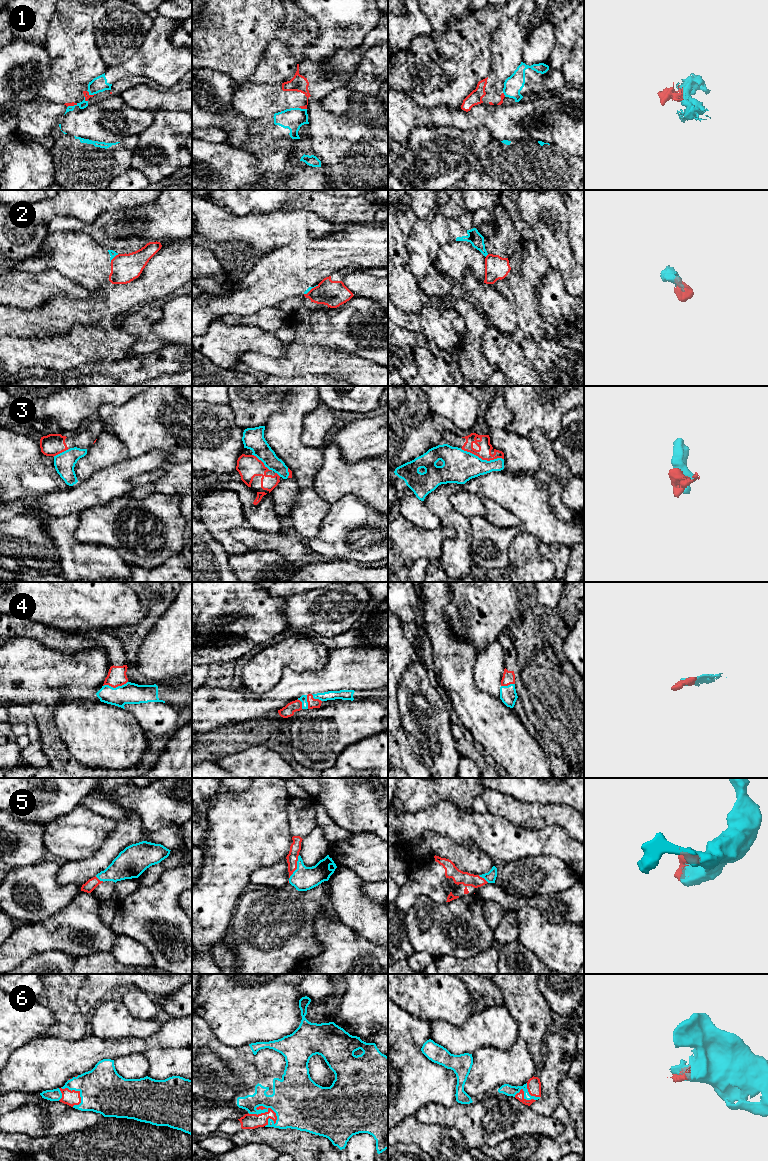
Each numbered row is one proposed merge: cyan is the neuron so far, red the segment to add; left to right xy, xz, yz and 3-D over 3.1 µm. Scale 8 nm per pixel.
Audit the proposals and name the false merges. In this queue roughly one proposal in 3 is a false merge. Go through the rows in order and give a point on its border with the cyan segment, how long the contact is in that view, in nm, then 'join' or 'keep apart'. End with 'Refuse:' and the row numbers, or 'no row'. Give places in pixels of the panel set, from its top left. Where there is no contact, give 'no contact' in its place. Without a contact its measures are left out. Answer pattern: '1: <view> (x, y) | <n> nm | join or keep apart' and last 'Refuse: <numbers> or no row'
1: xz (303, 109) | 70 nm | keep apart
2: xz (311, 288) | 140 nm | keep apart
3: yz (481, 459) | 360 nm | keep apart
4: xy (116, 687) | 200 nm | join
5: xz (297, 867) | 200 nm | join
6: xz (265, 1111) | 240 nm | join
Refuse: 1, 2, 3

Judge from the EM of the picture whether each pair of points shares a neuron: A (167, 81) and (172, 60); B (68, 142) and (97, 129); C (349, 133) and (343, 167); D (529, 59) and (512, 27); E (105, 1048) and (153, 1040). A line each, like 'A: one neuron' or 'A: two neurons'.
A: one neuron
B: two neurons
C: one neuron
D: two neurons
E: one neuron

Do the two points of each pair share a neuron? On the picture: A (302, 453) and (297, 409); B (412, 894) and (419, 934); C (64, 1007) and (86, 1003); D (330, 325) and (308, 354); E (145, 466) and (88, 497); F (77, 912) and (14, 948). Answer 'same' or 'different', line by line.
A: same
B: different
C: different
D: different
E: same
F: same

